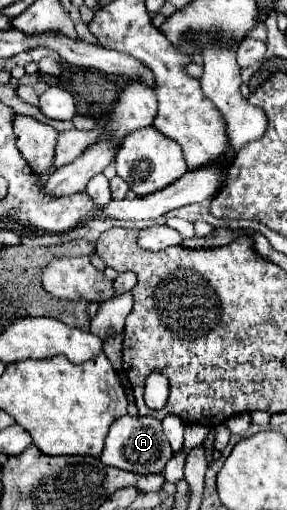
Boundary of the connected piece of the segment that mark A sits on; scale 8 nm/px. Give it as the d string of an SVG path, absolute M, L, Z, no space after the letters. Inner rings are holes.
M124 415L114 421L114 425L108 431L108 439L104 443L100 461L104 465L122 469L122 471L134 471L138 475L150 475L150 473L162 473L164 465L168 463L172 455L172 447L162 431L162 425L154 417L132 417Z

